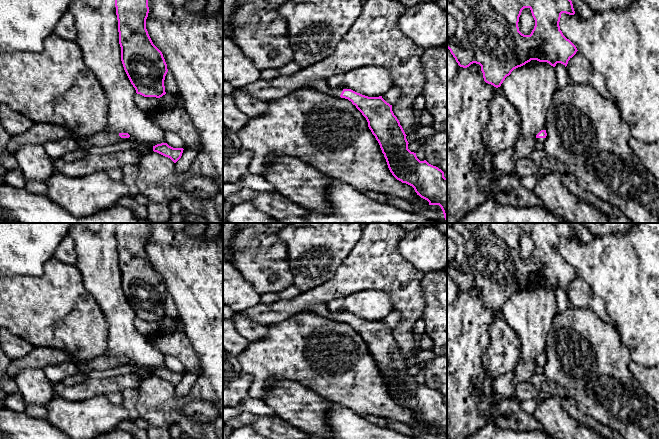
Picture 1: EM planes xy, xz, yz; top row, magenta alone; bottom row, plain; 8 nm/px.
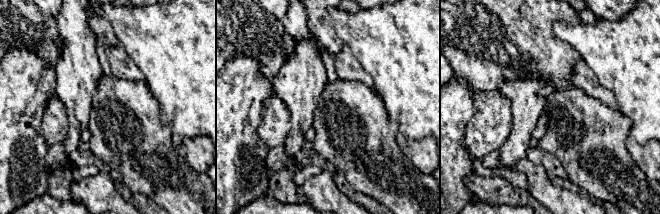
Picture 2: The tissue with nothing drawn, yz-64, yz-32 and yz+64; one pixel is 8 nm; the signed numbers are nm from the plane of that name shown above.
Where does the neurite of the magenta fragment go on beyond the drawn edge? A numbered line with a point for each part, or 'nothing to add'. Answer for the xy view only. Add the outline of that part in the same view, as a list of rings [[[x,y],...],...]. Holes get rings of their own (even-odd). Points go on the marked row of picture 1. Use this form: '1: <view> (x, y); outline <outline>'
1: xy (103, 138); outline [[[102,131],[97,134],[94,134],[88,138],[82,138],[78,141],[78,144],[82,148],[90,148],[94,146],[108,146],[110,144],[116,144],[129,138],[121,138],[119,136],[123,132],[106,132]]]

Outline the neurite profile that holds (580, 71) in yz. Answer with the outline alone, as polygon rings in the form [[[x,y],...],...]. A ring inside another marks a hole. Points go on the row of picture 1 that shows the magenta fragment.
[[[579,51],[570,58],[566,66],[570,82],[594,87],[605,99],[614,101],[604,82],[603,76],[596,72],[590,62]]]

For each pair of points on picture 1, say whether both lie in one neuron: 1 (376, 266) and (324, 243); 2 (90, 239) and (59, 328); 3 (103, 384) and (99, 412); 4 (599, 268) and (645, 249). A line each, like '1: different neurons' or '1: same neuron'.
1: different neurons
2: different neurons
3: different neurons
4: same neuron

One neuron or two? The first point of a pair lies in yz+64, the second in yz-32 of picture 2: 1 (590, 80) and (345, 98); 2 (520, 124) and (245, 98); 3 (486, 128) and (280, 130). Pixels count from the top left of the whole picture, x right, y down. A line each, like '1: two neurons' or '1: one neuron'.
1: two neurons
2: two neurons
3: one neuron

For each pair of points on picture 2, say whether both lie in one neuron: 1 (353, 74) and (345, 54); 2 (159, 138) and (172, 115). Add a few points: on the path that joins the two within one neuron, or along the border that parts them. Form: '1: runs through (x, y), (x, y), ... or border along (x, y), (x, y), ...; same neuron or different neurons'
1: runs through (350, 69), (345, 63), (345, 59); same neuron
2: border along (157, 103), (160, 120), (168, 124), (173, 132); different neurons

